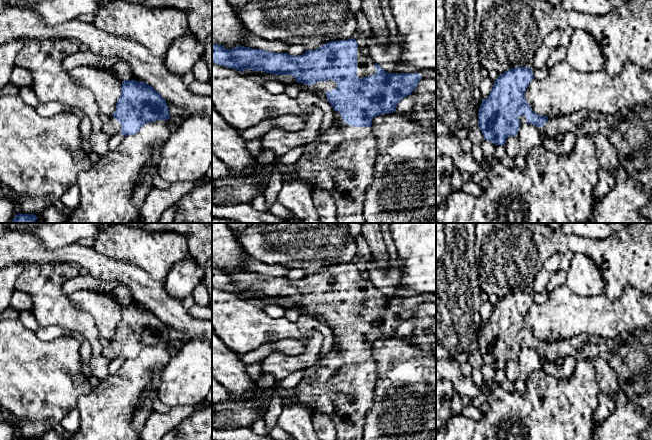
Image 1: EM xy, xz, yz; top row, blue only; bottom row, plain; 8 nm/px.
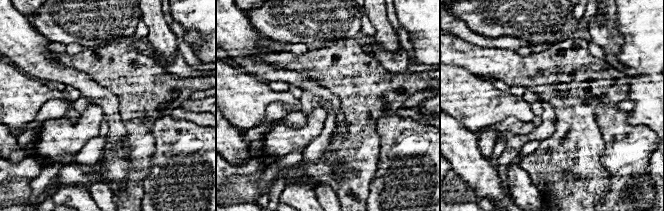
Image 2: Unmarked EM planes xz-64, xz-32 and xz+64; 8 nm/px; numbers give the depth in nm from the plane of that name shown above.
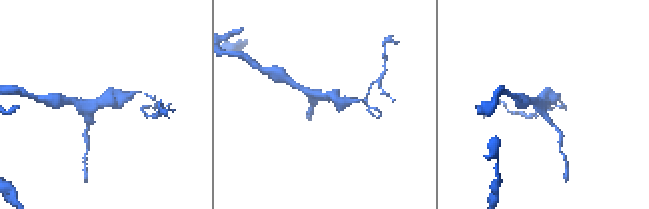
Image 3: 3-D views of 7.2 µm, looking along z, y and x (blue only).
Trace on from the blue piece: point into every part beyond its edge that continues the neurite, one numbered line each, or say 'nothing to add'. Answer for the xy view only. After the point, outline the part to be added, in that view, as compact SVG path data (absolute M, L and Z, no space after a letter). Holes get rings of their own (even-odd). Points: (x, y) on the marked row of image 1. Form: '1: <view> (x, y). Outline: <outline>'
1: xy (112, 127). Outline: M112 116L108 122L103 124L102 129L106 134L110 136L121 134L120 122Z

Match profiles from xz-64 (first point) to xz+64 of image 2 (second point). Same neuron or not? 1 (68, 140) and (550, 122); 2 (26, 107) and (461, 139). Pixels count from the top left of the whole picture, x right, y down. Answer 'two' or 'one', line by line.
1: one
2: two

